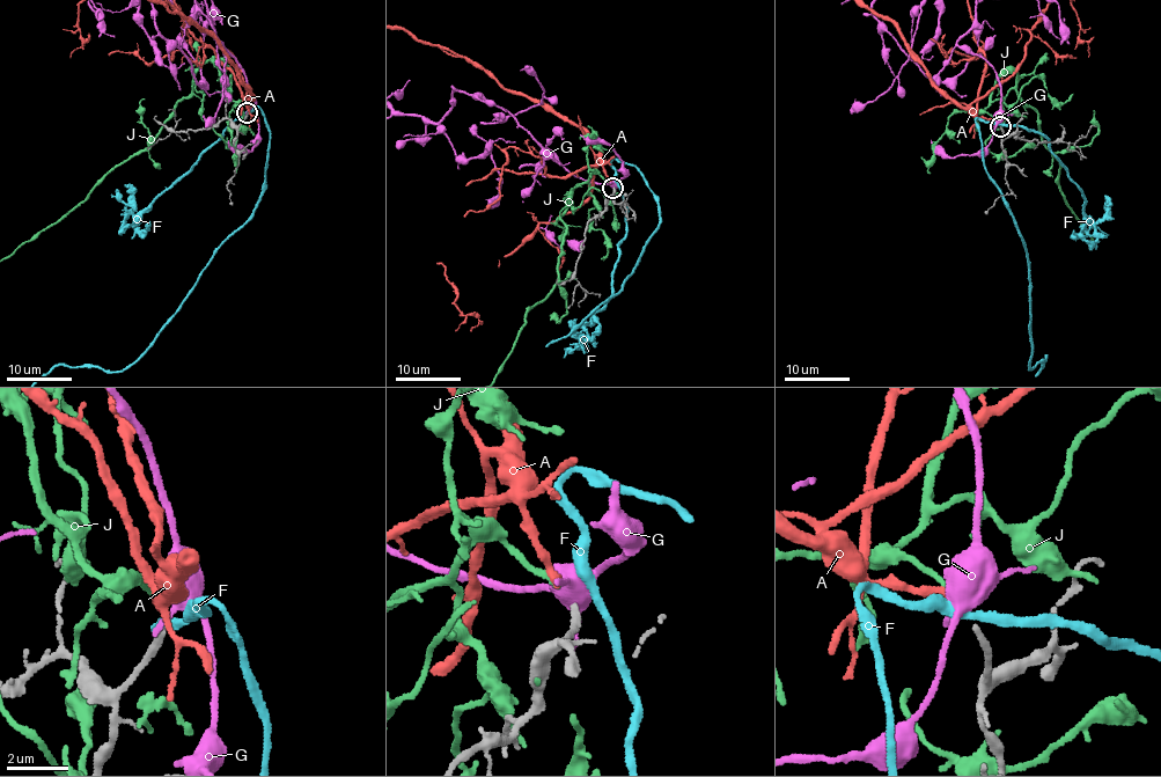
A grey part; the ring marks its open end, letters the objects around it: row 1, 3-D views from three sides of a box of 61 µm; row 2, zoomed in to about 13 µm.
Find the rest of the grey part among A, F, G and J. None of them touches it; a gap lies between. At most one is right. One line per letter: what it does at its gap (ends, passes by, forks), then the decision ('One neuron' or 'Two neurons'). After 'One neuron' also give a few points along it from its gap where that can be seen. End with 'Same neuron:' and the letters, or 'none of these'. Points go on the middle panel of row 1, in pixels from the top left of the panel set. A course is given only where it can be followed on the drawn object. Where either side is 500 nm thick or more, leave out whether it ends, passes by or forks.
A: It ends there. One neuron
F: It passes by. Two neurons
G: It ends there. Two neurons
J: It ends there. Two neurons
Same neuron: A

